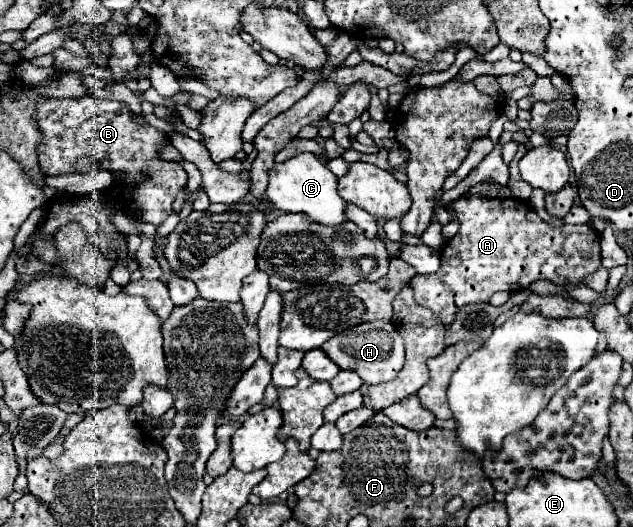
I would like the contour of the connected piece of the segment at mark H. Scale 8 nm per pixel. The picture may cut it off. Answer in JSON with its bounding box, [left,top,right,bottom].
[322,320,404,384]

